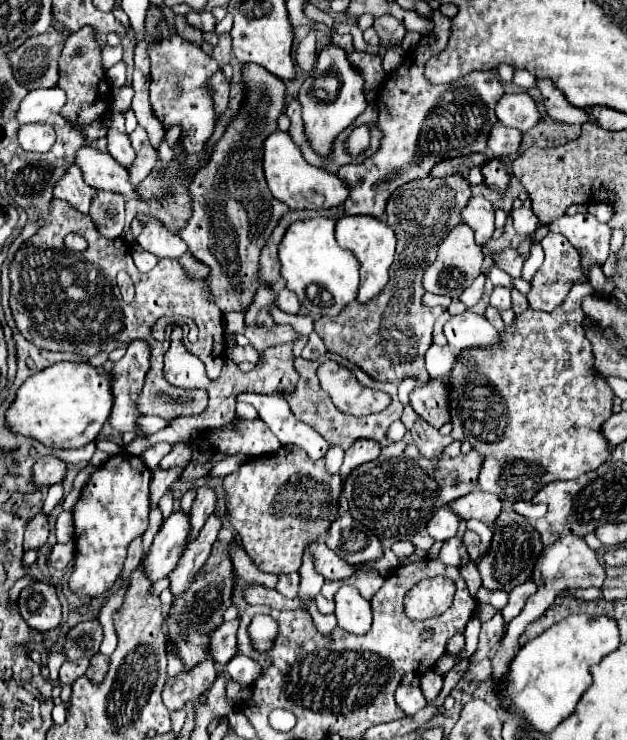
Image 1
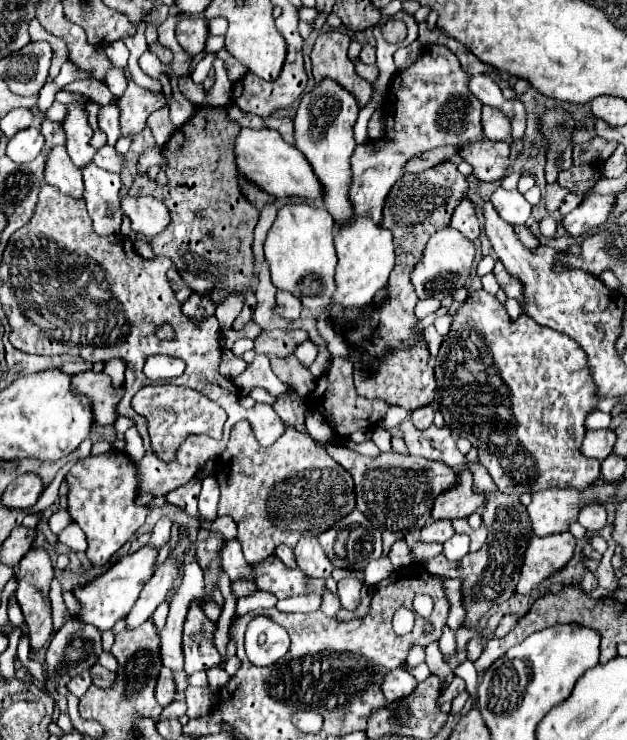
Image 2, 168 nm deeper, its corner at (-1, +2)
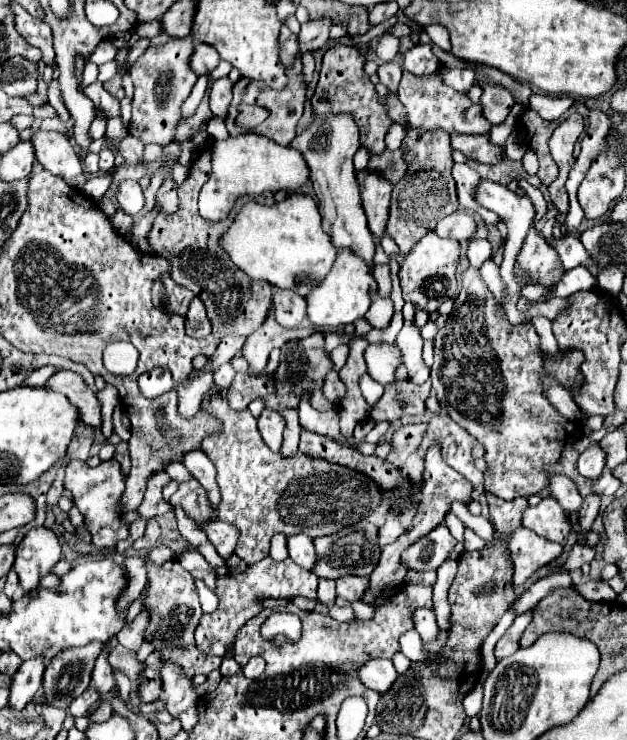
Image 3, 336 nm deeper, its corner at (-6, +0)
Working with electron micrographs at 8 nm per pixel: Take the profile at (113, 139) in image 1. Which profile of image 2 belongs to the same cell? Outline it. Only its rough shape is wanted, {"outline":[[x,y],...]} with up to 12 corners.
{"outline":[[104,105],[98,113],[98,125],[114,147],[120,139],[118,109]]}

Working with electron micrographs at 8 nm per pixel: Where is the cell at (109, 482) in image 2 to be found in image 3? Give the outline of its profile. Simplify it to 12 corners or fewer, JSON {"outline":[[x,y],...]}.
{"outline":[[115,459],[69,461],[65,489],[97,547],[129,535],[119,515],[125,475]]}

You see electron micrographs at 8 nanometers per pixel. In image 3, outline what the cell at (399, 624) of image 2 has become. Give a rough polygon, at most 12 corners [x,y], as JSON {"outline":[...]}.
{"outline":[[415,629],[399,637],[399,647],[405,657],[429,659],[431,651],[425,651],[421,637]]}

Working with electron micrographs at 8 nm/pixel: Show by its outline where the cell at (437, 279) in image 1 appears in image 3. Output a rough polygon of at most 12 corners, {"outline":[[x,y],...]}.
{"outline":[[427,233],[399,265],[403,299],[437,311],[457,291],[459,243]]}

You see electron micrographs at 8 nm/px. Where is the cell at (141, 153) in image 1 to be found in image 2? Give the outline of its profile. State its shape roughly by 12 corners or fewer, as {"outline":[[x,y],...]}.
{"outline":[[104,145],[94,163],[106,171],[122,173],[126,159],[114,147]]}

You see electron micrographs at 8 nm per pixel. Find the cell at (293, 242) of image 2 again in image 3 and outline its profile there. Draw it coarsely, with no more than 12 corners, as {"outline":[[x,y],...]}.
{"outline":[[307,193],[247,201],[219,245],[307,297],[337,257]]}

